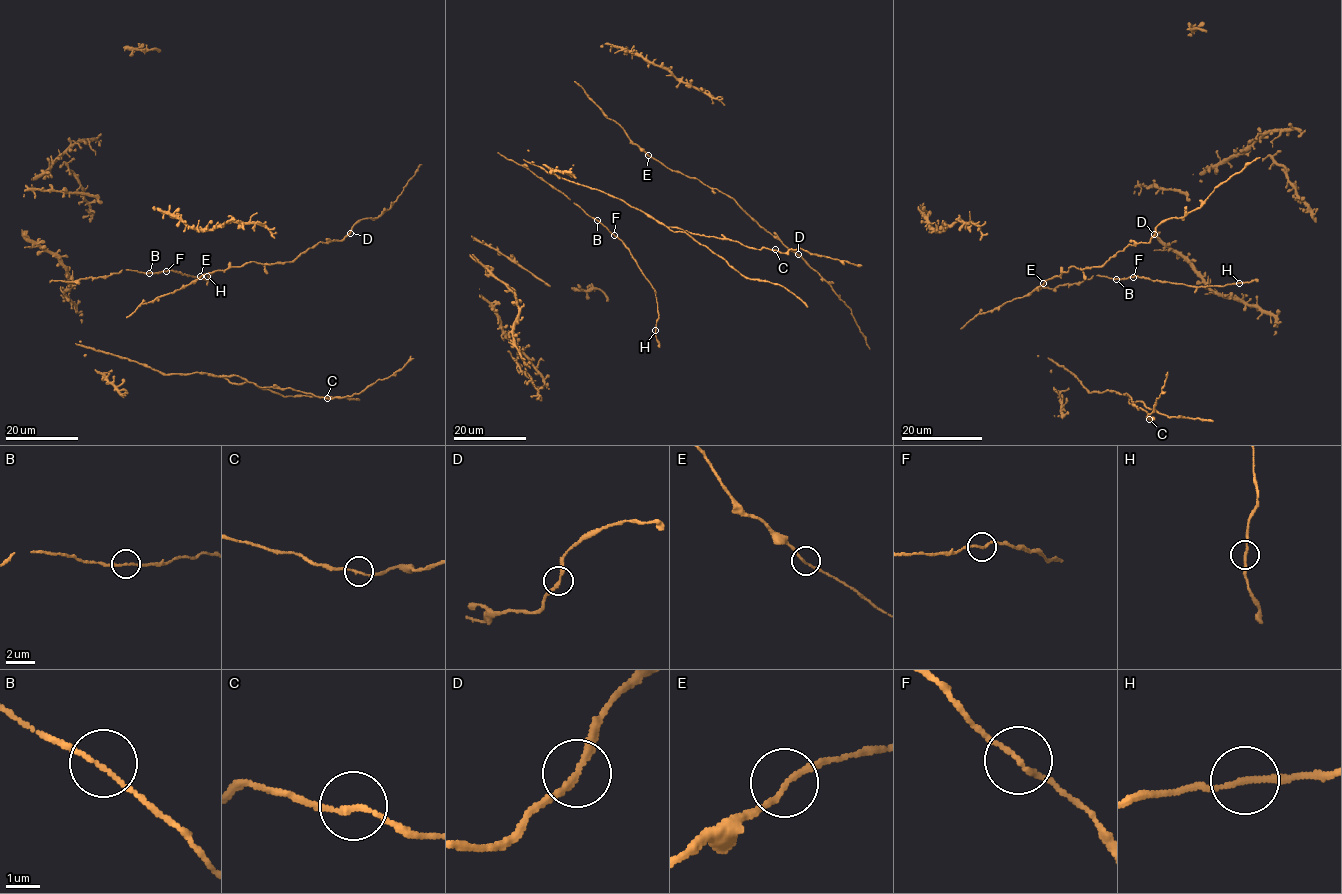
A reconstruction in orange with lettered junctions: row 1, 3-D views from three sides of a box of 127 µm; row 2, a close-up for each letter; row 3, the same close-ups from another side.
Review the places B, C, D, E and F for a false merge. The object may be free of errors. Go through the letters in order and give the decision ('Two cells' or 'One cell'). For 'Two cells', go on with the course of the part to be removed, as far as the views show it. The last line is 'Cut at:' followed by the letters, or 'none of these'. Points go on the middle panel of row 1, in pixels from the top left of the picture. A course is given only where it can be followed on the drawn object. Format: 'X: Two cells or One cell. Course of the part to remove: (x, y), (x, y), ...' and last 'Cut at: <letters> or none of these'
B: One cell
C: One cell
D: One cell
E: One cell
F: Two cells. Course of the part to remove: (614, 235), (623, 242), (654, 290), (658, 318), (655, 336), (660, 347)
Cut at: F

